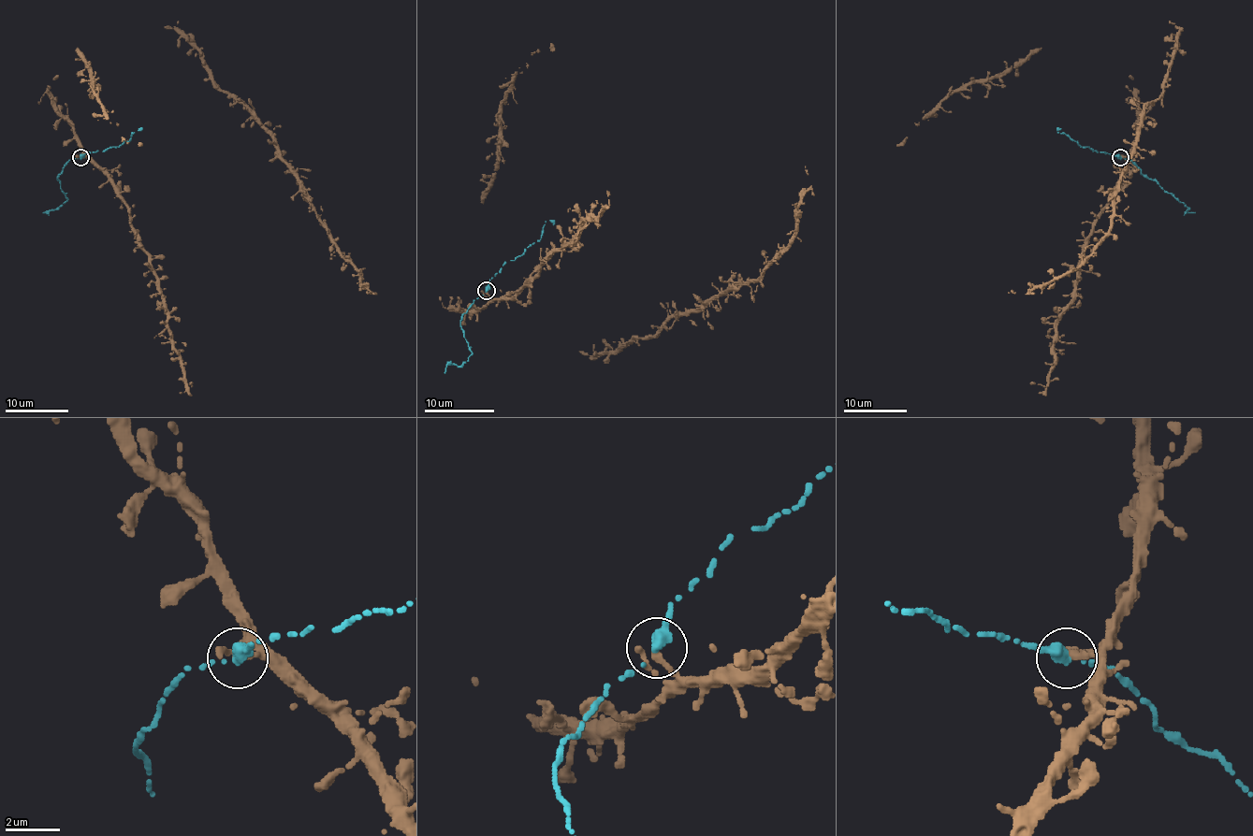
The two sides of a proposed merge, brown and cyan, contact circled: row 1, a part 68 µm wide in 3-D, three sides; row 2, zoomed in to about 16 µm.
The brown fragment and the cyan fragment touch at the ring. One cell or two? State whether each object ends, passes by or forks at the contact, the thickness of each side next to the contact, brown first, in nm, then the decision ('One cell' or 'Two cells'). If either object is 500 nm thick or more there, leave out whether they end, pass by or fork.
At the ring brown ends. At the ring cyan ends. Thickness 320 nm (brown) against 440 nm. One cell

